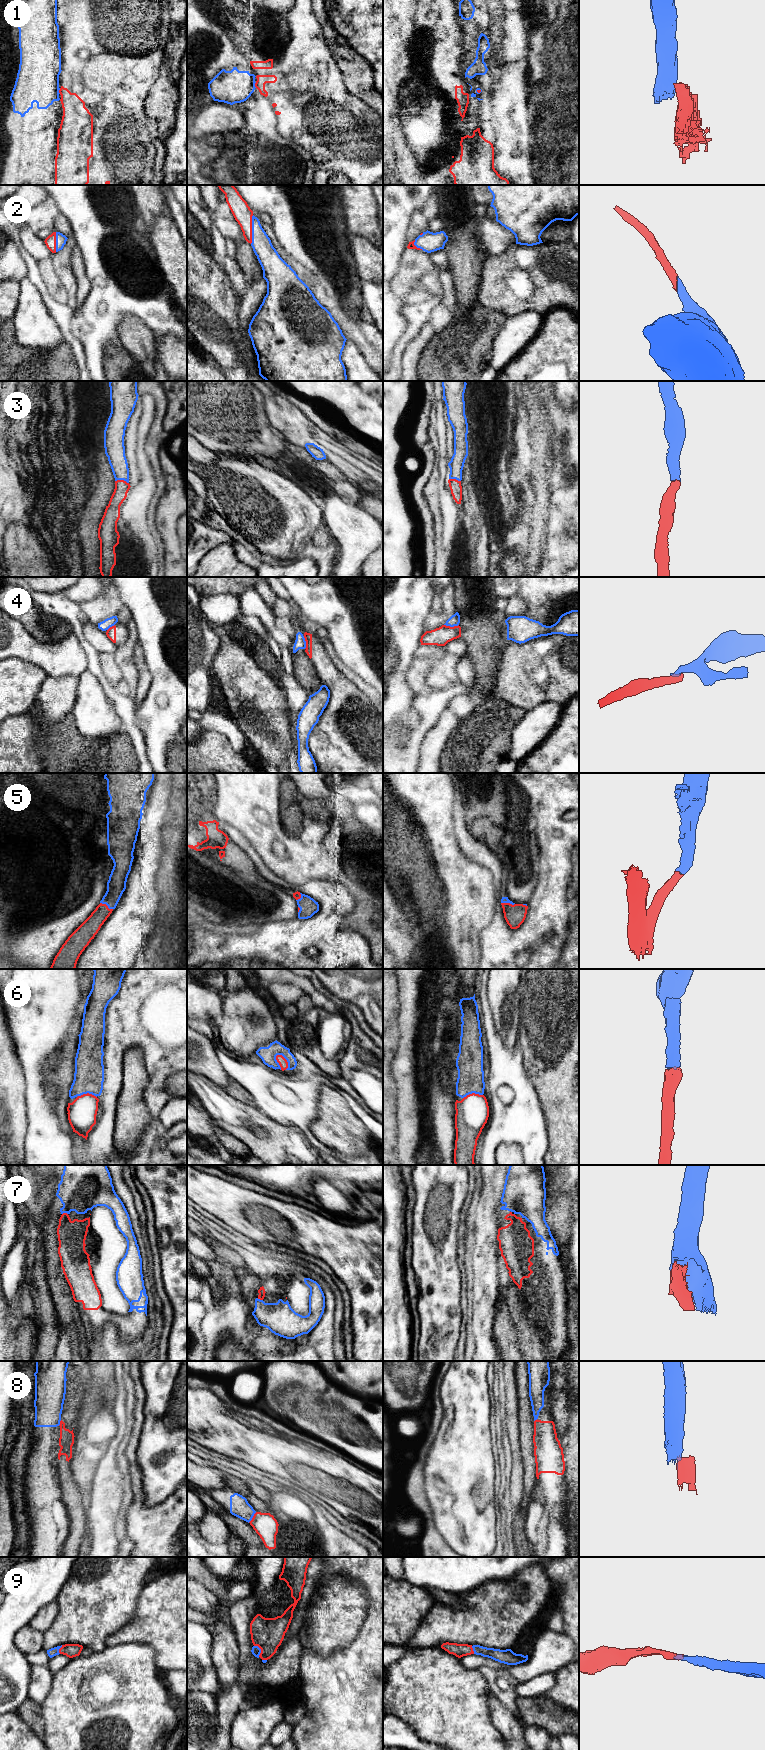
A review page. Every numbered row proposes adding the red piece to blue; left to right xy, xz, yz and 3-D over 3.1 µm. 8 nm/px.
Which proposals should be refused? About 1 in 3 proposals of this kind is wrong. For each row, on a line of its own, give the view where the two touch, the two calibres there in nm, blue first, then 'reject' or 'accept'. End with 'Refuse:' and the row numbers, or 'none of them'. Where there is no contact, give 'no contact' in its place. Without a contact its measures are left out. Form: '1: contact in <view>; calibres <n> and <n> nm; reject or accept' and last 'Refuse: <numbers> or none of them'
1: contact in xy; calibres 340 and 220 nm; reject
2: contact in xz; calibres 160 and 150 nm; accept
3: contact in xy; calibres 160 and 110 nm; accept
4: contact in yz; calibres 90 and 150 nm; reject
5: contact in xy; calibres 160 and 150 nm; accept
6: contact in xz; calibres 130 and 70 nm; accept
7: contact in xy; calibres 360 and 220 nm; accept
8: contact in xz; calibres 160 and 190 nm; reject
9: contact in xz; calibres 70 and 260 nm; accept
Refuse: 1, 4, 8

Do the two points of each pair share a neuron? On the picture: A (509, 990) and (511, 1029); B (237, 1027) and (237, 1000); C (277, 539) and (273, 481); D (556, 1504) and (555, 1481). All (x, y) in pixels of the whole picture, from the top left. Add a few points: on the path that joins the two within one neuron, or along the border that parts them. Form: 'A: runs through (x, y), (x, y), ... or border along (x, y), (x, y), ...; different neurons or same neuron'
A: runs through (509, 1000), (509, 1019); same neuron
B: runs through (237, 1020), (235, 1015), (237, 1007); same neuron
C: runs through (273, 525), (267, 514), (269, 495); same neuron
D: runs through (555, 1498), (555, 1487); same neuron

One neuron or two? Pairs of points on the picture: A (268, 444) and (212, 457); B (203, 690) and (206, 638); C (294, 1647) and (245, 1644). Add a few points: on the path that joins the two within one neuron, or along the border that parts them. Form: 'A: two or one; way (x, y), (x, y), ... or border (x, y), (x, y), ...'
A: two; border (199, 442), (220, 456)
B: one; way (202, 677), (202, 651)
C: one; way (280, 1661), (275, 1666), (258, 1666), (250, 1658)

